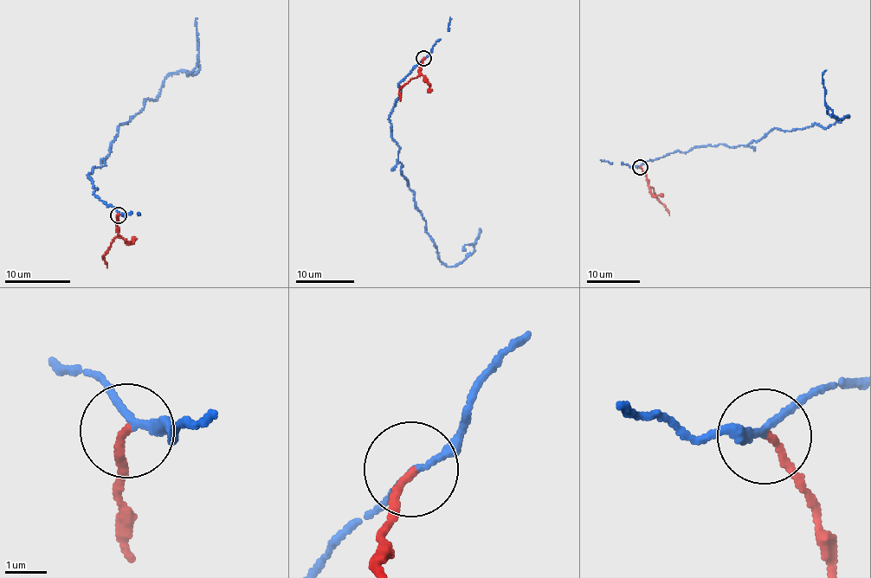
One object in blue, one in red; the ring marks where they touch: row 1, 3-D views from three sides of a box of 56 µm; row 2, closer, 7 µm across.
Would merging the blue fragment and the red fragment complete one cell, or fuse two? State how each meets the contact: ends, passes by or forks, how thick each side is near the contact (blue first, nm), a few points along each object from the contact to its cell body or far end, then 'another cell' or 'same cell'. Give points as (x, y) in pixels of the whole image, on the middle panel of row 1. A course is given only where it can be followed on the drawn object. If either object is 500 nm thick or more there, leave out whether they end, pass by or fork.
blue passes by | red ends | 170/150 nm | blue via (423, 57), (399, 83), (389, 122), (400, 173), (437, 257), (448, 266), (474, 252), (481, 232) | red via (423, 58), (418, 74), (399, 91), (400, 101) | another cell

